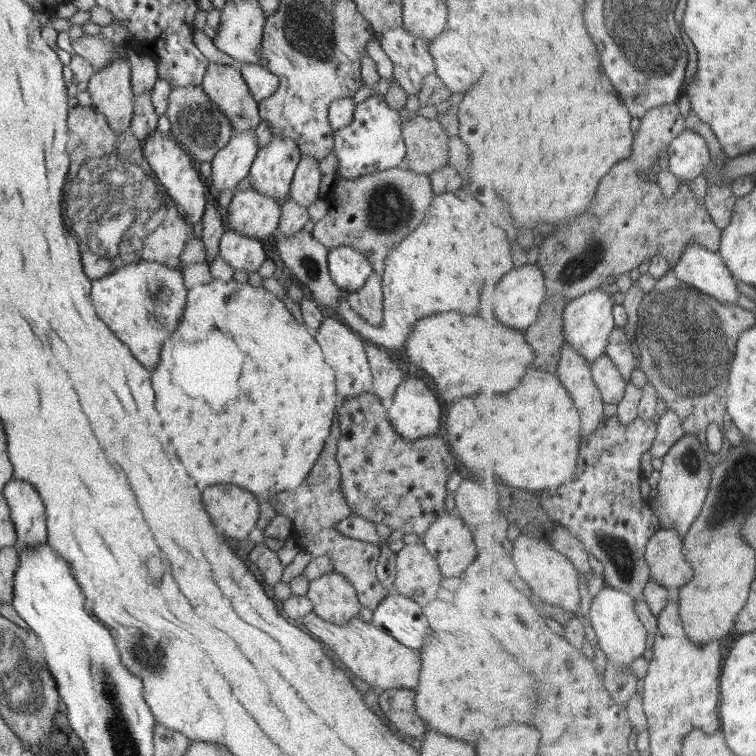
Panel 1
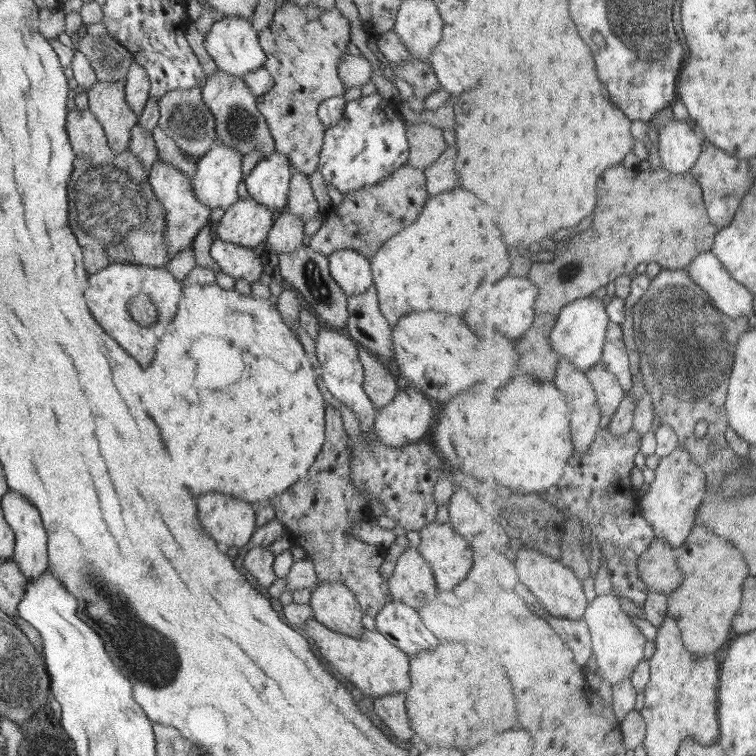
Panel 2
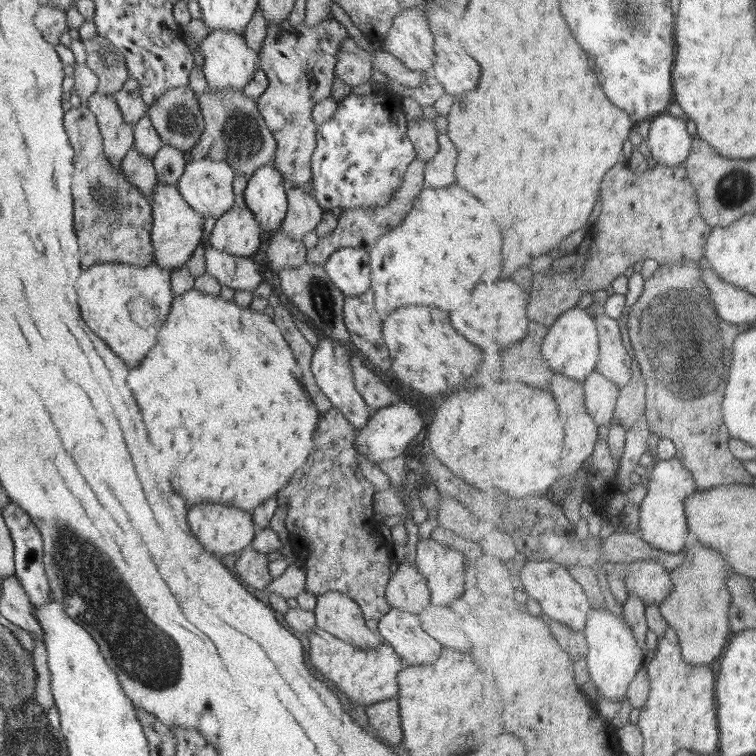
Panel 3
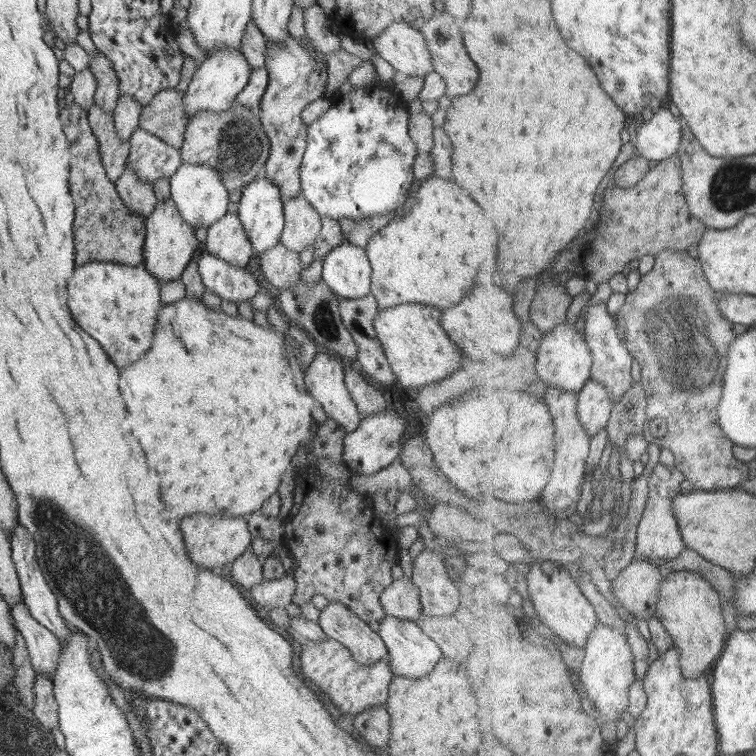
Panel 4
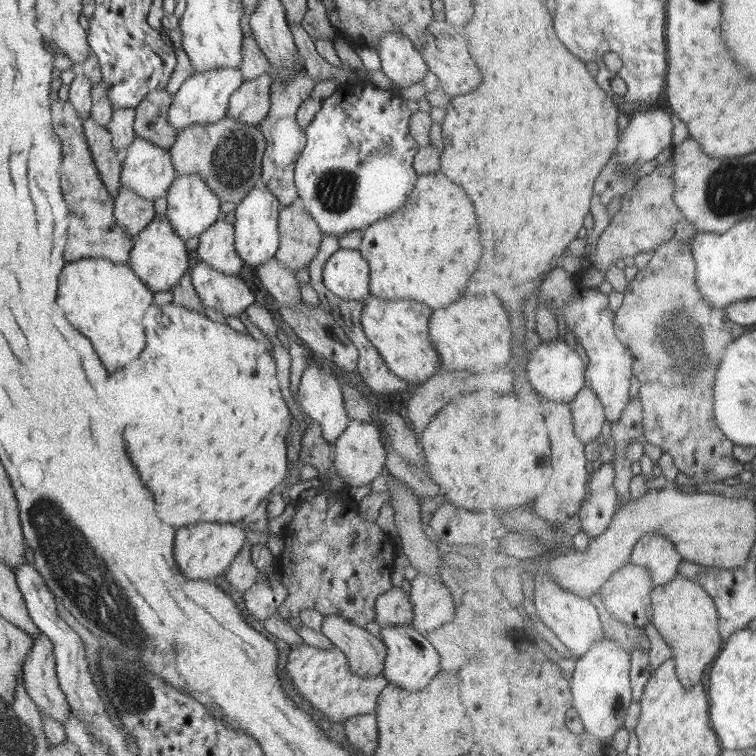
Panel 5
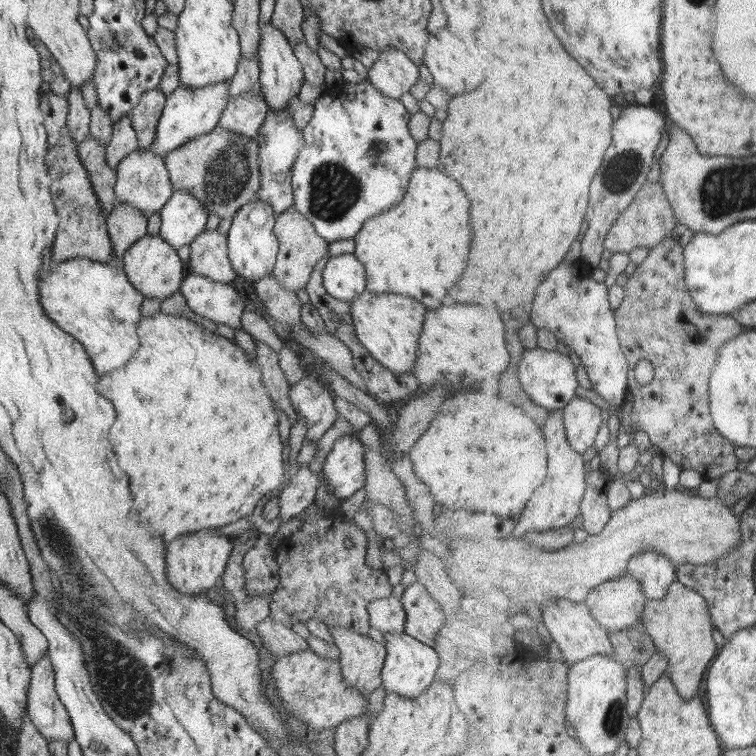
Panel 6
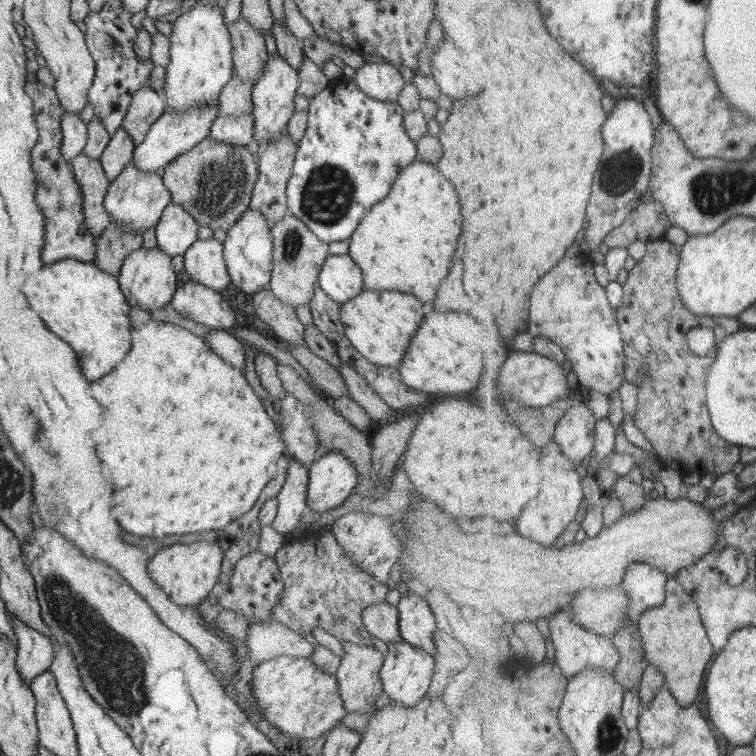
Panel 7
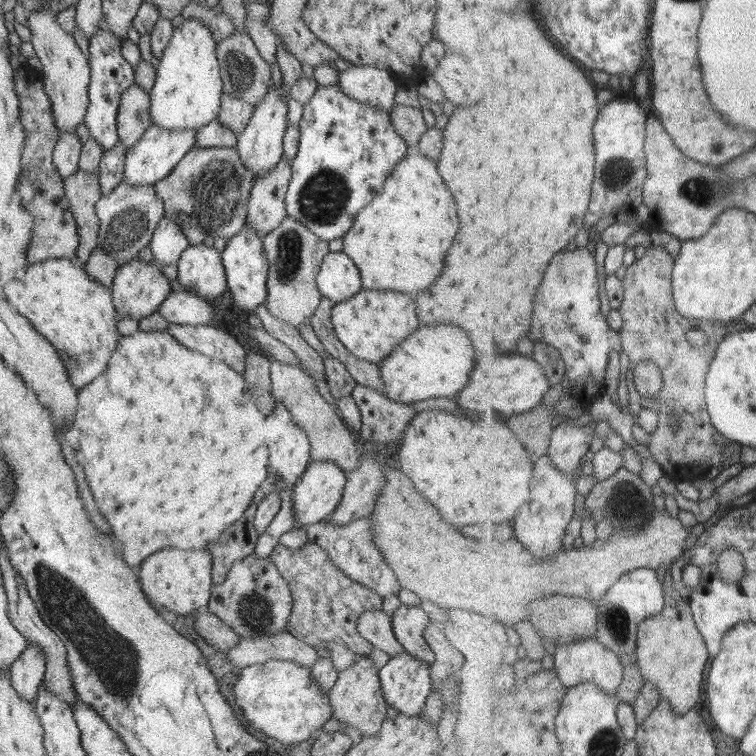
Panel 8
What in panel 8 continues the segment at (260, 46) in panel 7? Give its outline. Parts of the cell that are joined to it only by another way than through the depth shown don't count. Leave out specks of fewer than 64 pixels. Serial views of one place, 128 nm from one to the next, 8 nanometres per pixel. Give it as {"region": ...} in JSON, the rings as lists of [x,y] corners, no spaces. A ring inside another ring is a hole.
{"region":[[[235,30],[228,38],[222,39],[217,44],[217,57],[223,82],[223,94],[230,93],[240,98],[242,102],[248,102],[255,109],[267,93],[269,86],[273,84],[273,80],[271,66],[264,60],[249,33]]]}

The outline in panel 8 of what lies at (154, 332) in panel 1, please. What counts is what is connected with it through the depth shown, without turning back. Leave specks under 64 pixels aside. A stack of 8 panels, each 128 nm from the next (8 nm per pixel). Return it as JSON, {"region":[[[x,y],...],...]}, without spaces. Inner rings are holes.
{"region":[[[52,258],[42,262],[32,263],[26,270],[26,276],[13,280],[5,286],[4,294],[8,296],[7,304],[12,304],[16,311],[26,316],[38,332],[42,332],[56,348],[66,365],[68,380],[77,390],[84,388],[102,374],[116,350],[120,339],[118,332],[118,321],[121,316],[114,306],[111,289],[103,287],[97,280],[94,280],[82,267],[70,259]]]}

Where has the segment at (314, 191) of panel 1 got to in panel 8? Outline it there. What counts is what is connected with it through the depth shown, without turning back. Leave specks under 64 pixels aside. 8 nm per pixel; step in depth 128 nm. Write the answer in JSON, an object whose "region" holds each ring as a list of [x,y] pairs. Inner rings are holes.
{"region":[[[286,217],[278,228],[272,230],[262,237],[262,246],[267,254],[269,262],[269,273],[267,276],[267,304],[268,310],[284,322],[292,324],[297,329],[305,322],[311,320],[315,308],[321,301],[321,292],[317,287],[317,274],[319,273],[323,258],[329,254],[329,246],[301,222],[292,217]]]}

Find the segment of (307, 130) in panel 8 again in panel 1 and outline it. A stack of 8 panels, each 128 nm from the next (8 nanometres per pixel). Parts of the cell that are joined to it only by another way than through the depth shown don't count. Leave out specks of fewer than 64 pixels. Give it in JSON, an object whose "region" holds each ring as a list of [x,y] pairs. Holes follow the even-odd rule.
{"region":[[[372,94],[365,102],[356,104],[354,112],[362,122],[349,123],[344,128],[333,132],[333,149],[338,155],[336,176],[339,175],[342,181],[351,181],[366,174],[405,166],[404,156],[407,148],[401,132],[402,120],[398,111],[388,107],[384,95]]]}

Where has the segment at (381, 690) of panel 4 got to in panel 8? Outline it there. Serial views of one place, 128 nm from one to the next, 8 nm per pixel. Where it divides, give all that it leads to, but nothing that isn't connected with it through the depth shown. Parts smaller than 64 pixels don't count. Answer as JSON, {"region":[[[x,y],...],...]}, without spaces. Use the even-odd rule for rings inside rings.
{"region":[[[270,658],[265,663],[241,669],[231,694],[252,727],[286,744],[304,742],[316,732],[318,736],[333,716],[329,696],[312,676],[311,668],[290,659]]]}

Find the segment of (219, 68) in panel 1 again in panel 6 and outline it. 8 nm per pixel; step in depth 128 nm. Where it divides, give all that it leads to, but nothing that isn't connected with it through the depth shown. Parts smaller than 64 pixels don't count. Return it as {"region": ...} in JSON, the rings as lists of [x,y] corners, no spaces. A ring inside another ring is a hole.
{"region":[[[216,126],[208,134],[170,151],[164,160],[174,189],[188,189],[209,210],[209,214],[232,220],[235,212],[256,199],[261,173],[258,164],[258,140],[234,134]]]}

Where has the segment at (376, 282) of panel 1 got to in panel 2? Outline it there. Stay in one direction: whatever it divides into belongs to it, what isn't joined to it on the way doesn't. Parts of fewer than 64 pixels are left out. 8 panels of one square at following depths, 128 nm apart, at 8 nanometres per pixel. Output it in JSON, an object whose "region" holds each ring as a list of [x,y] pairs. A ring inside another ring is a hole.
{"region":[[[374,283],[363,293],[349,295],[347,312],[346,334],[383,362],[394,356],[391,326],[380,312]]]}

